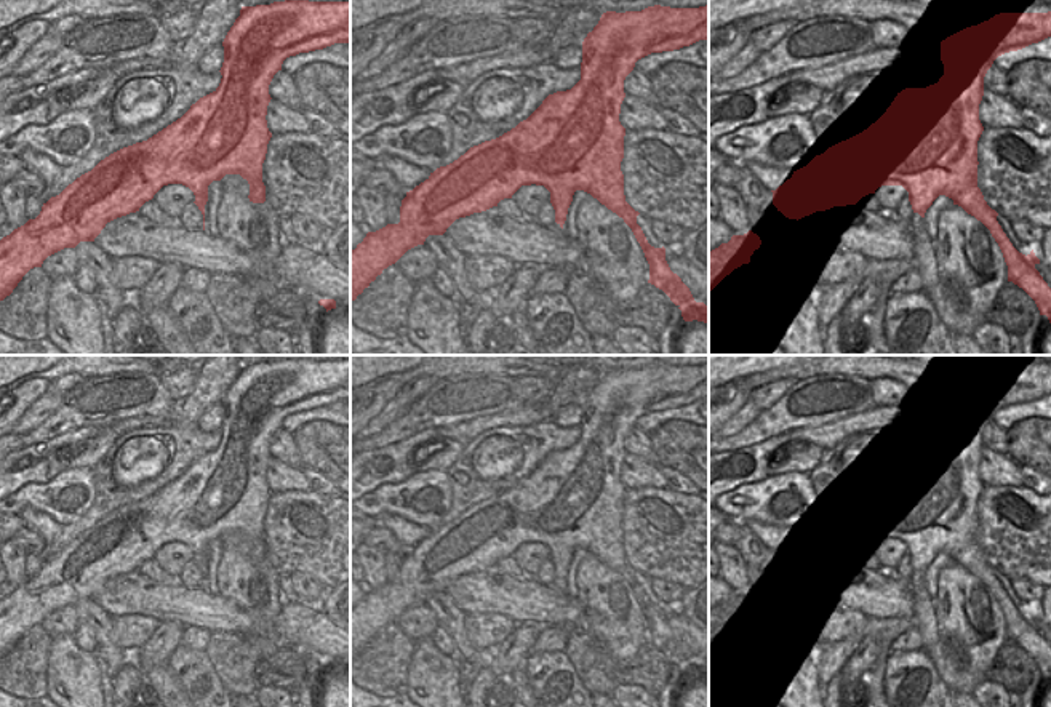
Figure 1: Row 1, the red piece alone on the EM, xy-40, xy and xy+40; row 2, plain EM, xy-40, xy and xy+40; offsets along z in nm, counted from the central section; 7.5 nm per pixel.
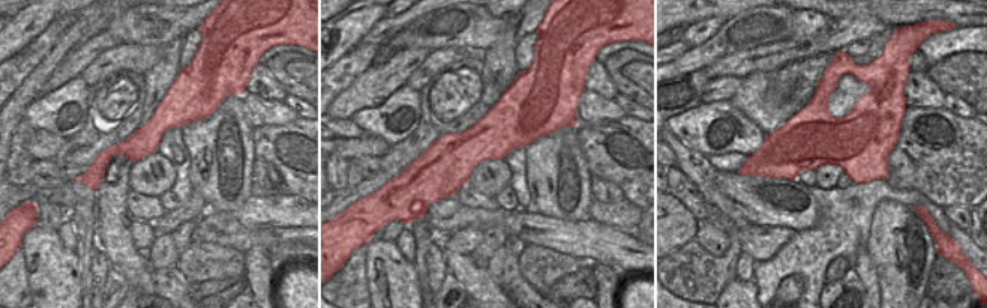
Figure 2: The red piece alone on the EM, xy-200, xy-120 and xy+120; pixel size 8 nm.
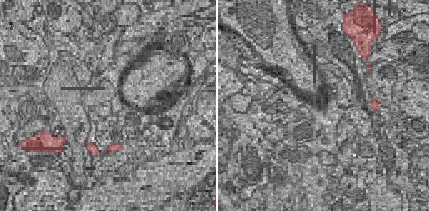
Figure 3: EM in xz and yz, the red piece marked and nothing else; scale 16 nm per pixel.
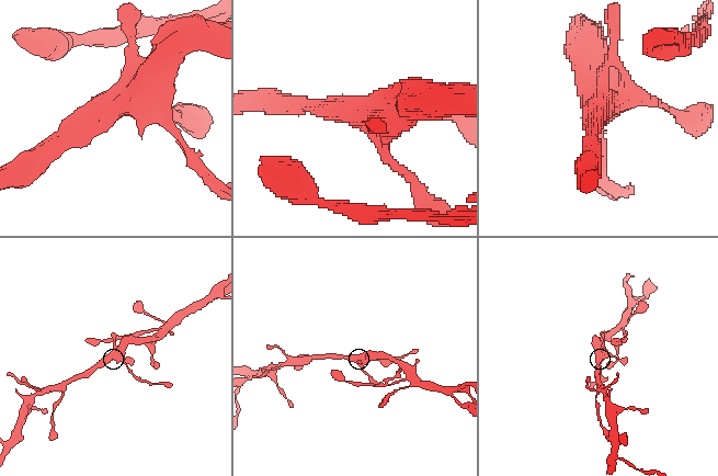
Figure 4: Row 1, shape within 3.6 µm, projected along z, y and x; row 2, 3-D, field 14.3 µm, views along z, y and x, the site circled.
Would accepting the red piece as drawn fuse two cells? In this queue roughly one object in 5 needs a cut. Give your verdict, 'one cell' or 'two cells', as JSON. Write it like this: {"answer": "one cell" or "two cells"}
{"answer": "two cells"}

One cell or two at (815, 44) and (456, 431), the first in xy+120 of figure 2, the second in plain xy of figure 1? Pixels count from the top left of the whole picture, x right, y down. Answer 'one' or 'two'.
one

